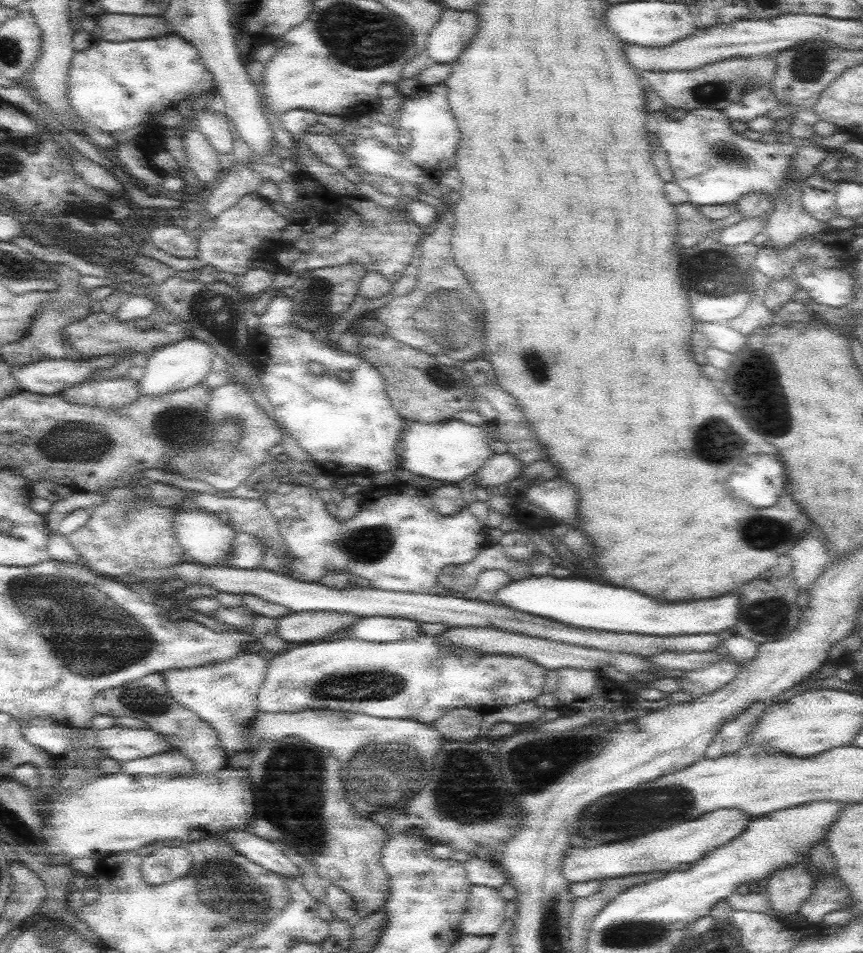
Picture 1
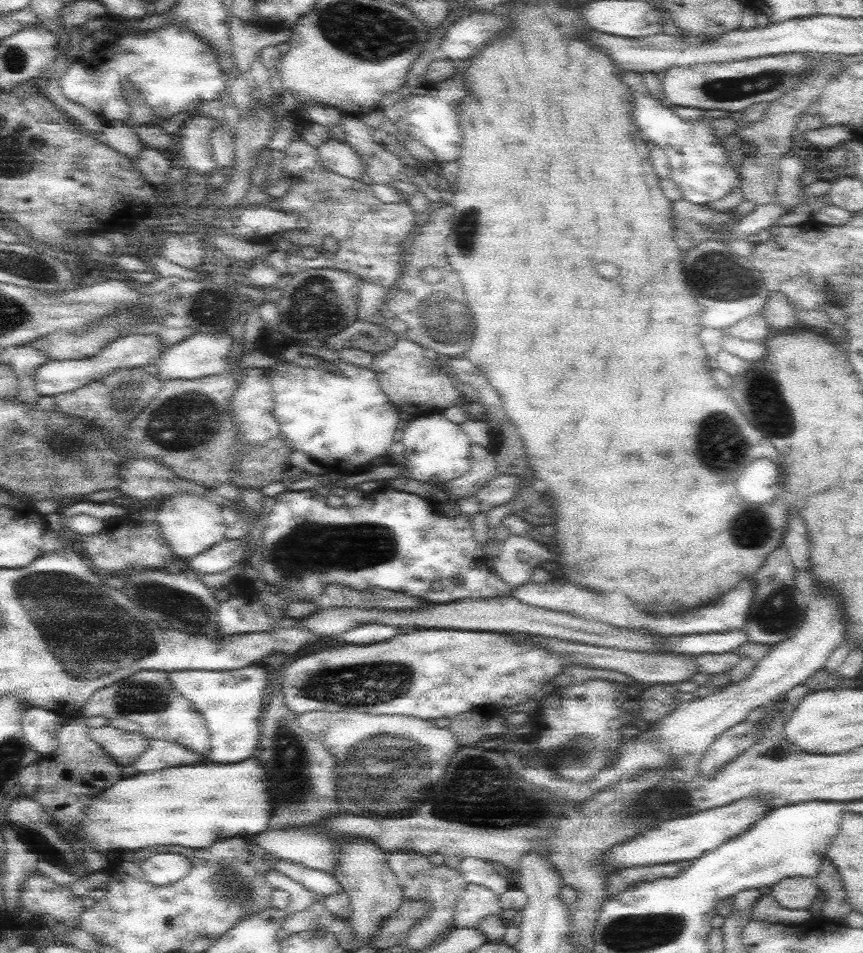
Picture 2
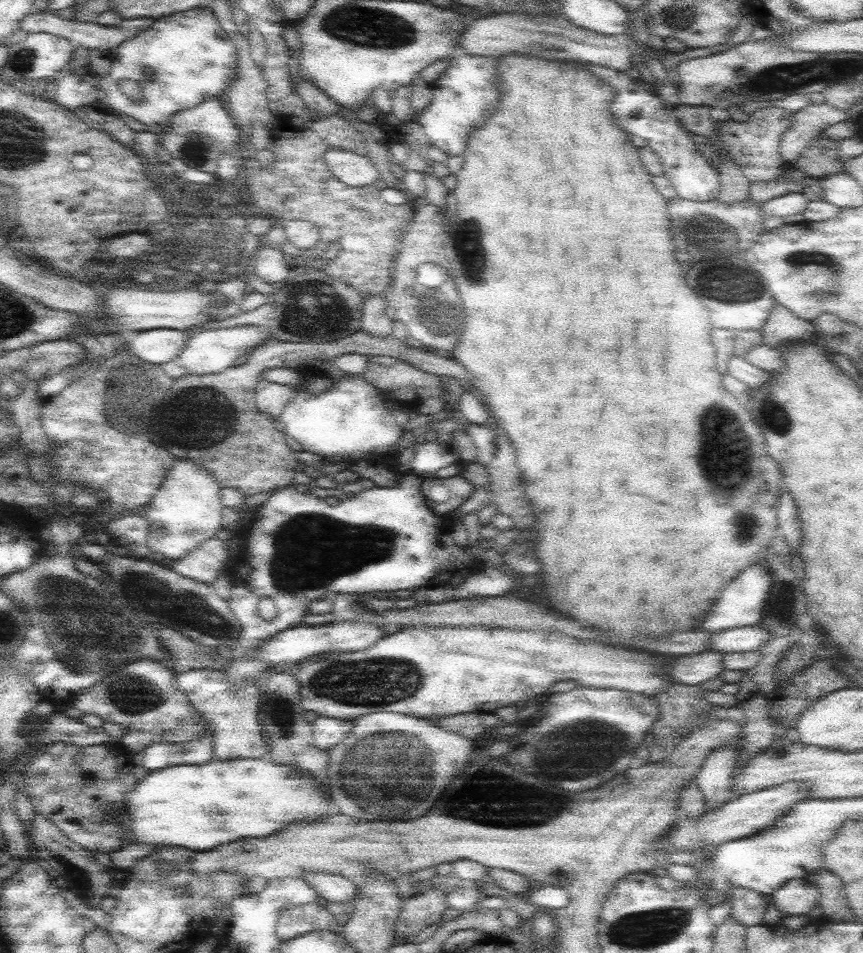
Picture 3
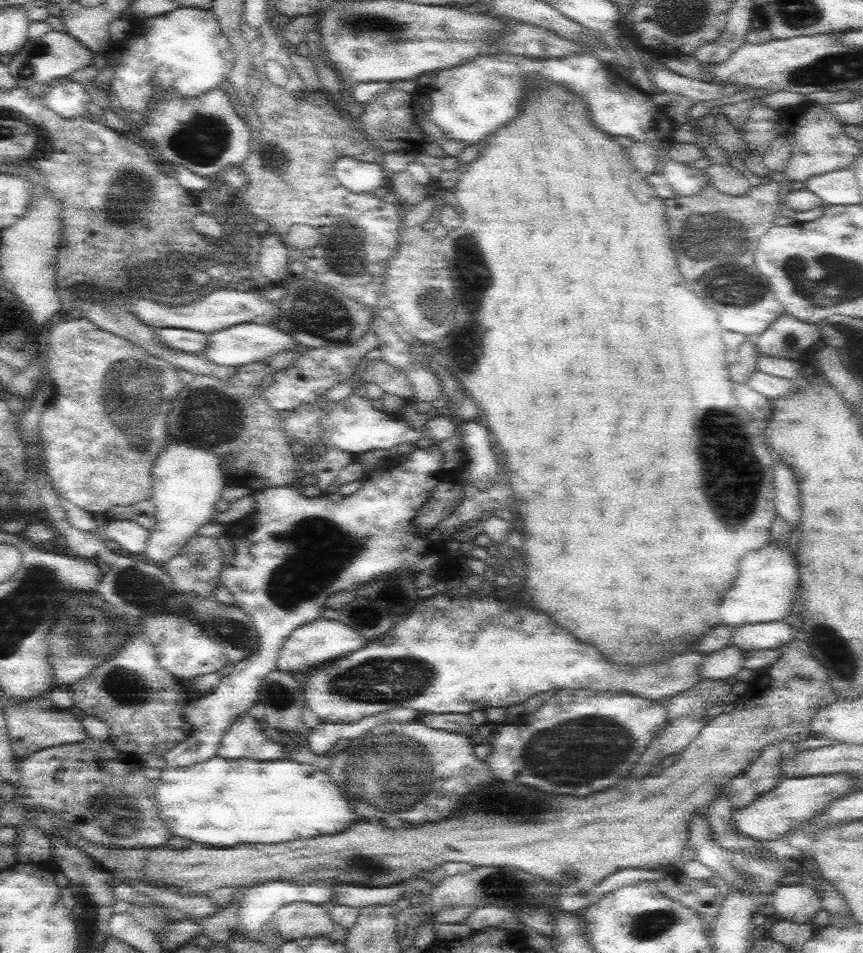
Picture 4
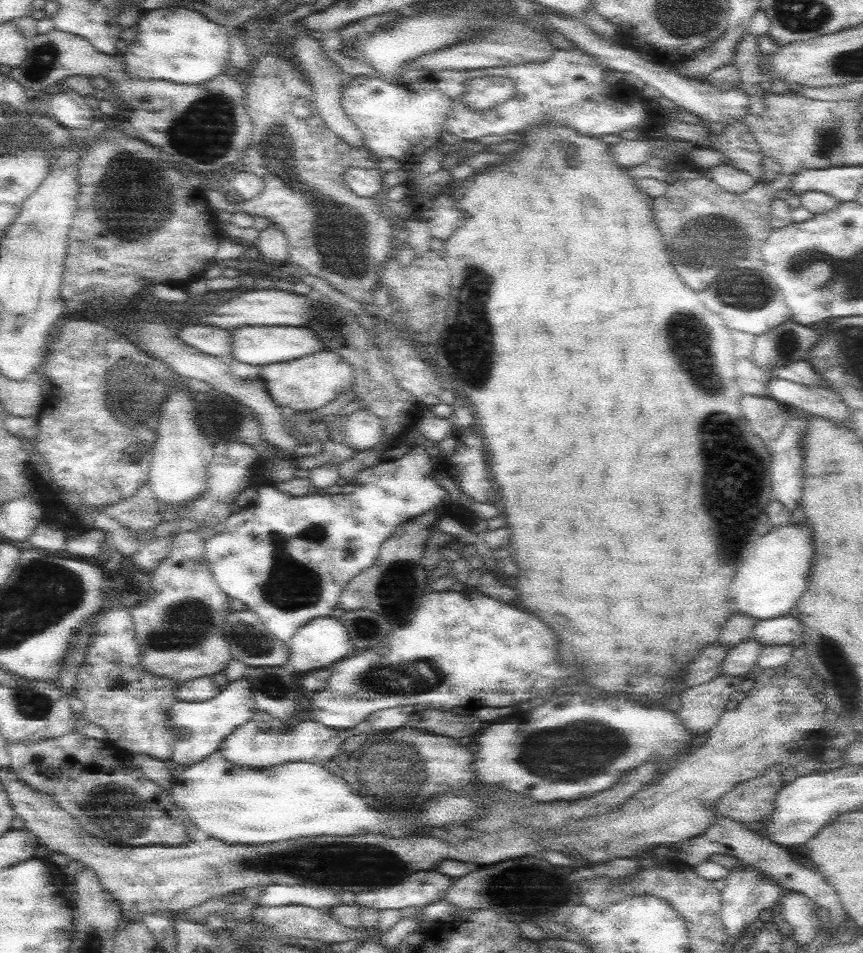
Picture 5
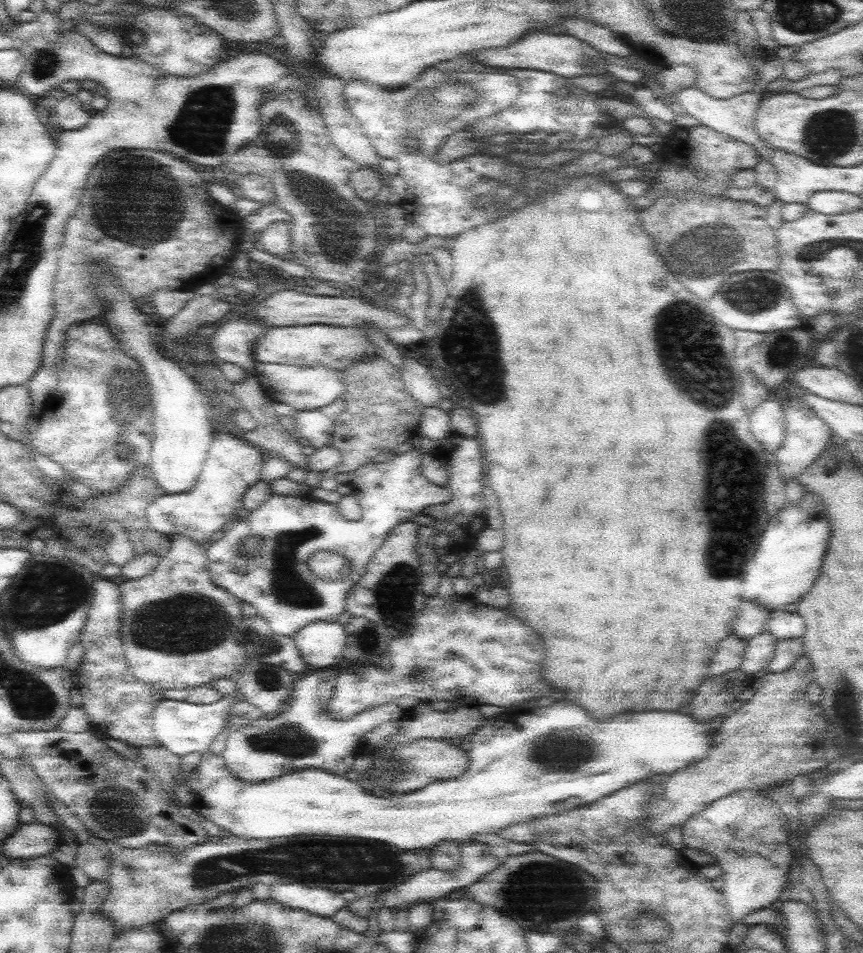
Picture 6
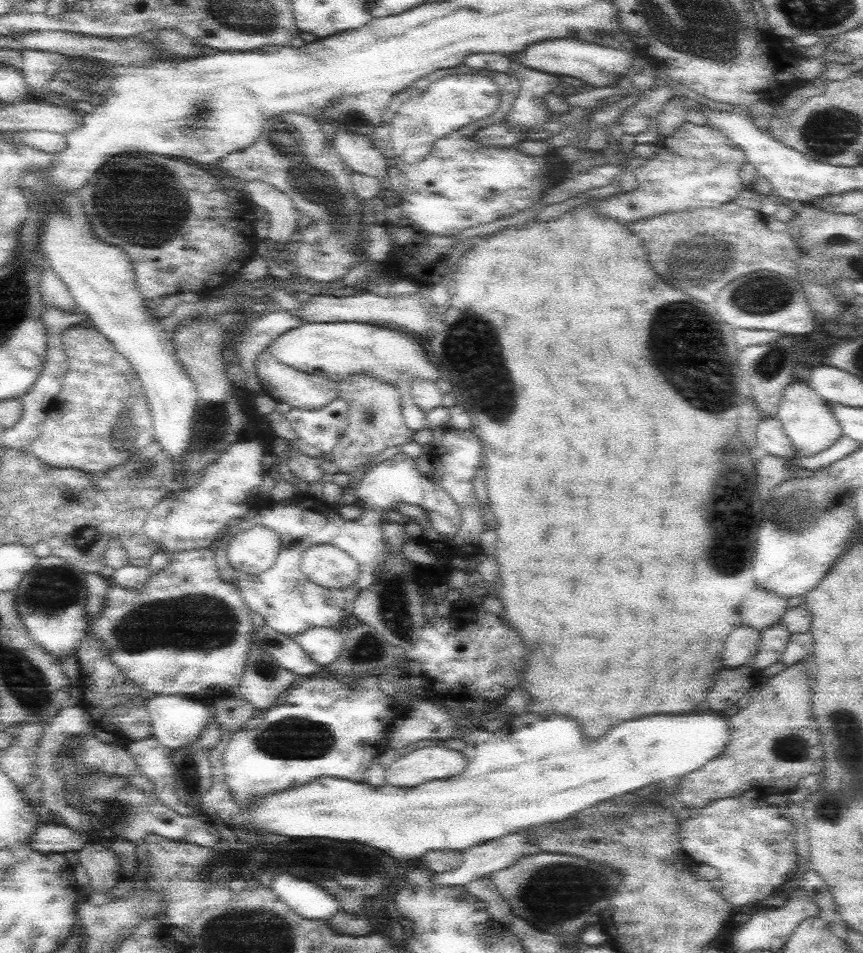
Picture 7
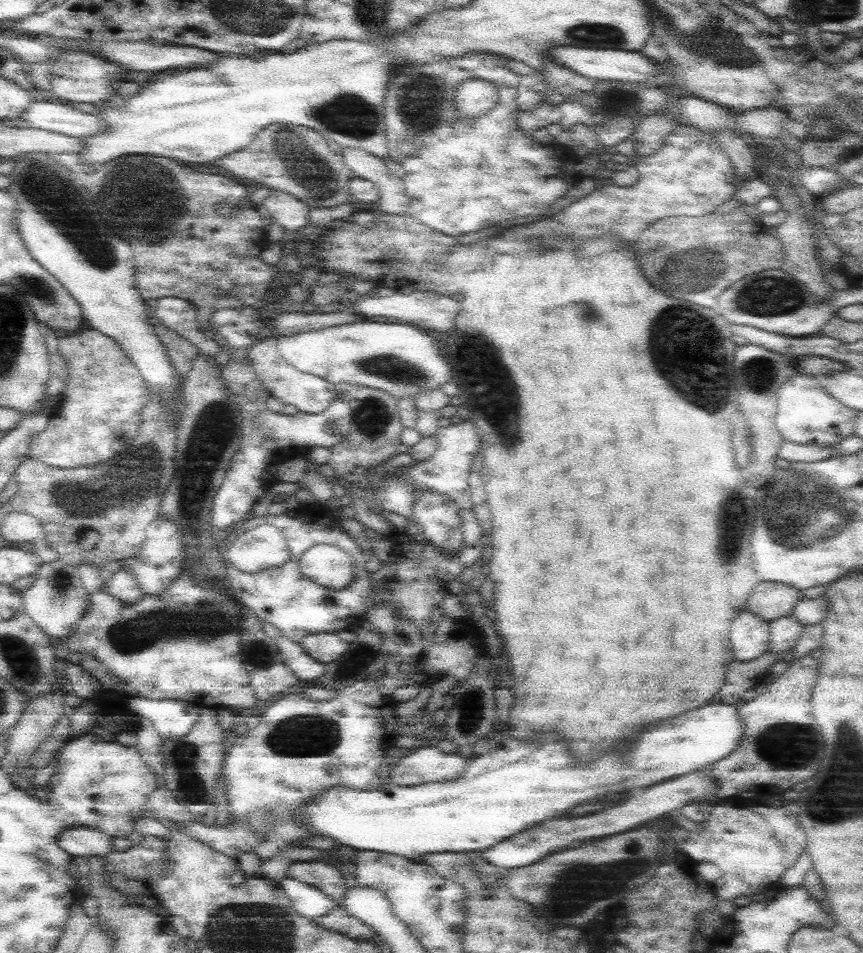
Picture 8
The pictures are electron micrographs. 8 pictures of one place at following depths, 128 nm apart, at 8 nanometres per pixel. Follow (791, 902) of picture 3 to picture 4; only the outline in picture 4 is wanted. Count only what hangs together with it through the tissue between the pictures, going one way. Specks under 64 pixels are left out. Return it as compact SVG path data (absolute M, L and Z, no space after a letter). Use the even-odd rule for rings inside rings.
M786 881L773 894L773 914L778 920L790 920L799 925L813 924L817 912L823 909L816 889L799 881Z

